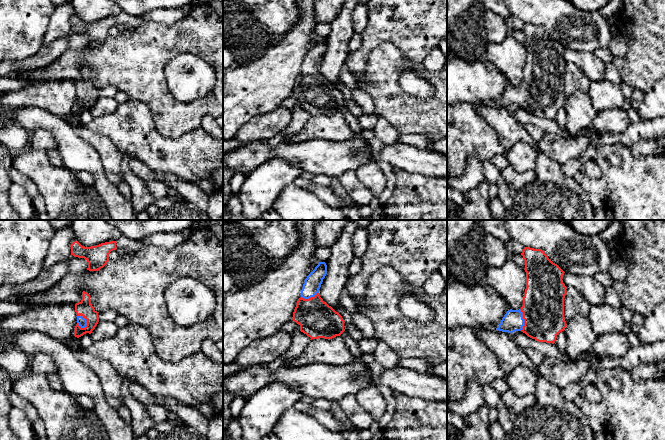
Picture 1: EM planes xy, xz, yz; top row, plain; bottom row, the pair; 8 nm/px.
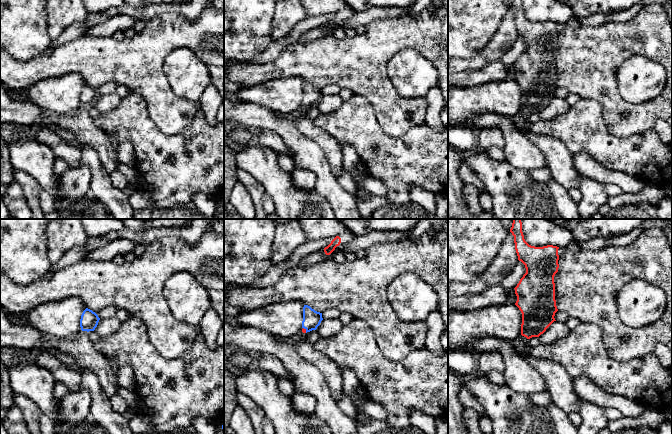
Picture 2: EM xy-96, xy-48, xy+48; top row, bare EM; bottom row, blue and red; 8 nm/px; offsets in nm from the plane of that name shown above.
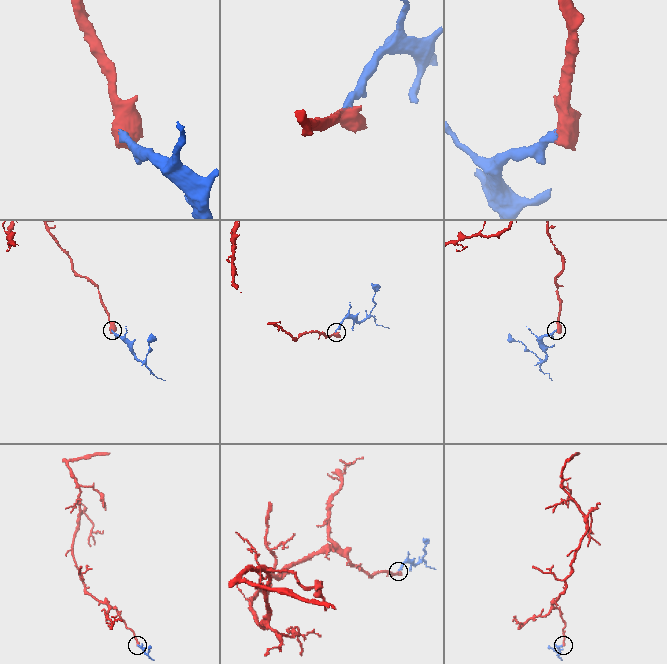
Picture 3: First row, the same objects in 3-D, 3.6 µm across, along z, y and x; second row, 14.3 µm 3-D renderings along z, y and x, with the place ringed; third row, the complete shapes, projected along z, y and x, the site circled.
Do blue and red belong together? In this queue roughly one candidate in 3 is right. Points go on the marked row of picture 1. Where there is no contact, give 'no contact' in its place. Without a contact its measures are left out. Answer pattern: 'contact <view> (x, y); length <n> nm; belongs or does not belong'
contact xy (85, 320); length 130 nm; belongs

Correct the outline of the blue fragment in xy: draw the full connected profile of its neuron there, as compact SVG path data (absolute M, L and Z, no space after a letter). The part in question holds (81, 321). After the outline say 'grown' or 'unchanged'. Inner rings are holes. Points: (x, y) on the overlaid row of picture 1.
M83 291L82 300L75 304L77 324L74 336L79 338L86 333L91 334L99 322L98 313L91 304L90 295Z; grown

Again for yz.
M524 247L521 255L525 262L526 289L523 305L519 310L508 310L496 330L513 333L522 331L538 342L554 344L557 335L566 328L564 298L567 287L563 283L564 271L553 263L544 251Z; grown

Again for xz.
M319 262L304 281L292 320L300 325L300 331L312 339L332 339L344 331L342 316L319 295L319 289L327 274L325 262Z; grown

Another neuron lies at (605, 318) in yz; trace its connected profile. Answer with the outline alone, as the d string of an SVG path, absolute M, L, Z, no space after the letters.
M593 305L588 314L591 327L597 336L605 333L622 332L624 319L619 308L611 305Z

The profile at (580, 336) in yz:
M577 315L566 325L566 353L574 360L588 351L598 336L594 333L588 316Z

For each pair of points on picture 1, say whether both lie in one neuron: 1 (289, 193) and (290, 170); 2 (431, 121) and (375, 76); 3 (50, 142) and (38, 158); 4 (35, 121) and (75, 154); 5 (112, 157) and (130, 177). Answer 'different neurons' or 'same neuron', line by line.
1: different neurons
2: same neuron
3: different neurons
4: same neuron
5: different neurons

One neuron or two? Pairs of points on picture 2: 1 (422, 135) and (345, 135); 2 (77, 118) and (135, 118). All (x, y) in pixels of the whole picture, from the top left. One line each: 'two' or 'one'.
1: one
2: two

